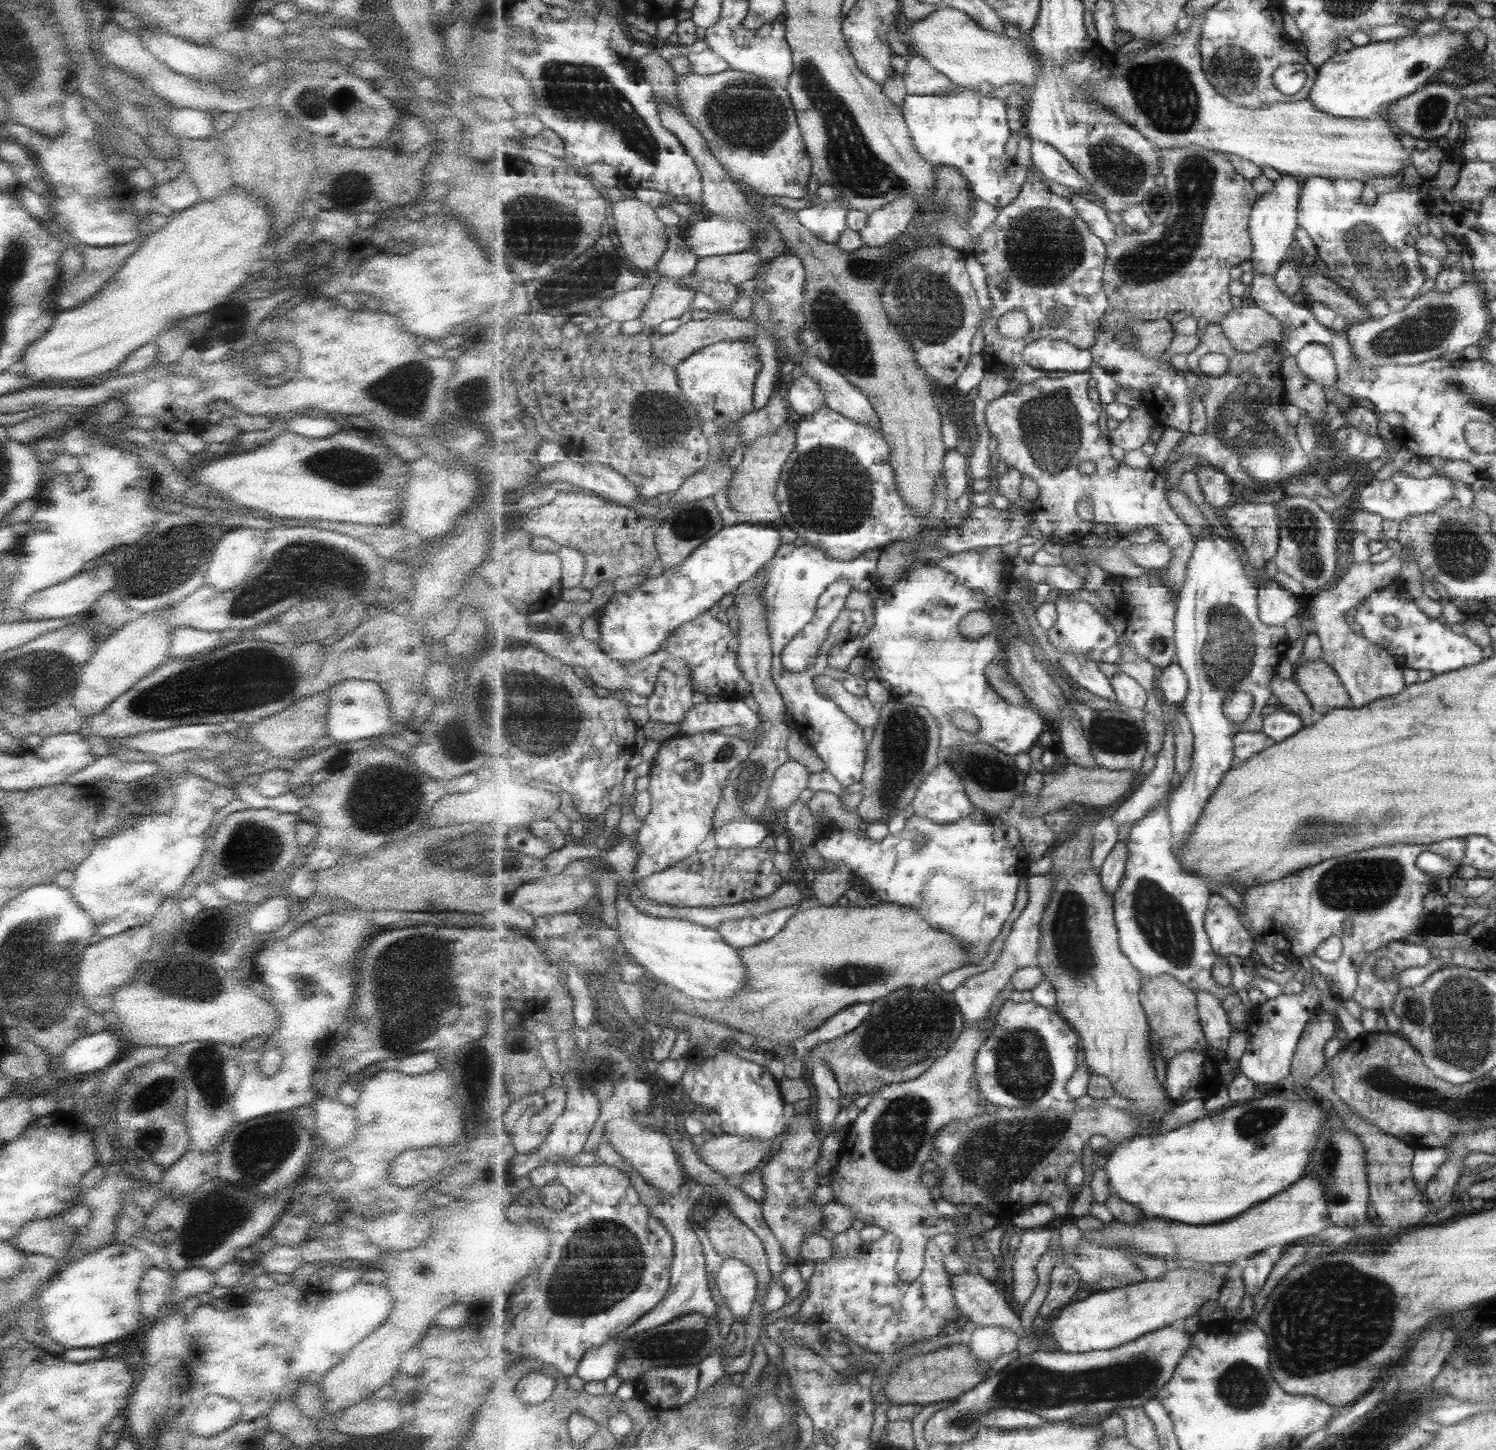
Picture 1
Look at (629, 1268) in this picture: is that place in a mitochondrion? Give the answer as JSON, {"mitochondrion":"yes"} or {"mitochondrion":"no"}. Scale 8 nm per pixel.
{"mitochondrion":"yes"}

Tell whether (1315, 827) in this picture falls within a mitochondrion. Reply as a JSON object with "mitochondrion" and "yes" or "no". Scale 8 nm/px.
{"mitochondrion":"yes"}

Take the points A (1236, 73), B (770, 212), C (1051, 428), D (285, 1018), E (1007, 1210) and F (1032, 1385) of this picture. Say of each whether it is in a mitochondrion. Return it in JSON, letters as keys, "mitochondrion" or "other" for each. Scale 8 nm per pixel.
{"A":"mitochondrion","B":"other","C":"mitochondrion","D":"other","E":"other","F":"mitochondrion"}

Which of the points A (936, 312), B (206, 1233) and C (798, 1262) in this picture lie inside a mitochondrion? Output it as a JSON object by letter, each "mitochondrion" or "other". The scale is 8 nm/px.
{"A":"mitochondrion","B":"mitochondrion","C":"other"}

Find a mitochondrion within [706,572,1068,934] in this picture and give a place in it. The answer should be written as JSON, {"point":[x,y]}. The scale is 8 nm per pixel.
{"point":[905,739]}

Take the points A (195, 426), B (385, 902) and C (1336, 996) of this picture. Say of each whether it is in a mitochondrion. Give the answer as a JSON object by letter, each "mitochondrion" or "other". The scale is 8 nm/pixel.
{"A":"other","B":"other","C":"other"}

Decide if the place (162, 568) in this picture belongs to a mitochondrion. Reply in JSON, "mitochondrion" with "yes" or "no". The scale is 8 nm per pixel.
{"mitochondrion":"yes"}

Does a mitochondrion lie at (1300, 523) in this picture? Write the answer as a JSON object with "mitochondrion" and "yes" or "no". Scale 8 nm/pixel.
{"mitochondrion":"yes"}

